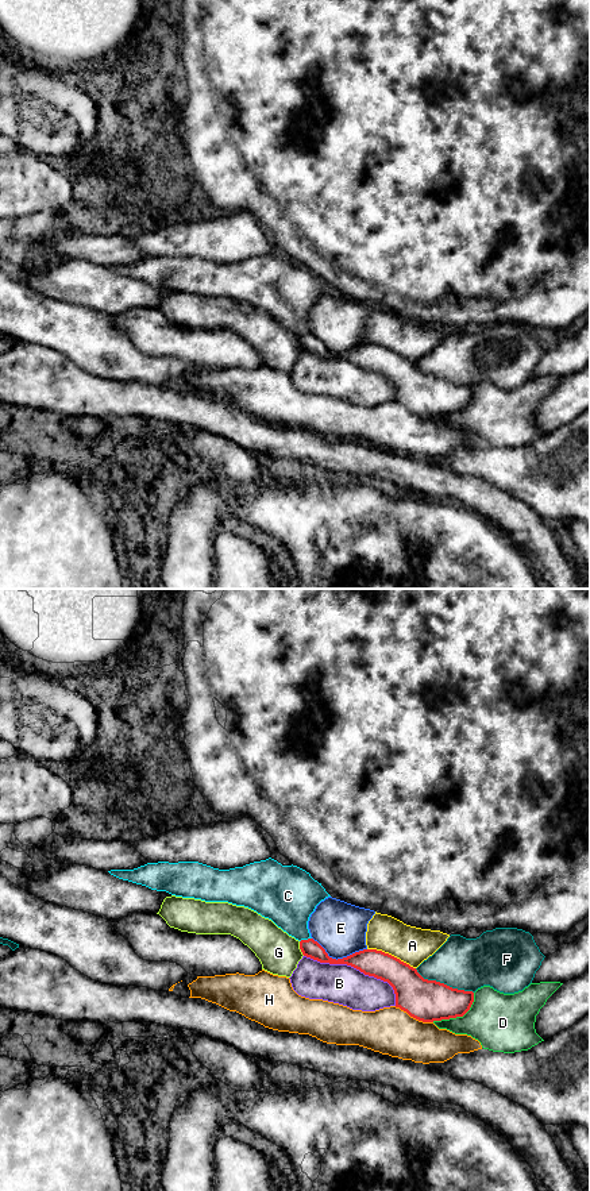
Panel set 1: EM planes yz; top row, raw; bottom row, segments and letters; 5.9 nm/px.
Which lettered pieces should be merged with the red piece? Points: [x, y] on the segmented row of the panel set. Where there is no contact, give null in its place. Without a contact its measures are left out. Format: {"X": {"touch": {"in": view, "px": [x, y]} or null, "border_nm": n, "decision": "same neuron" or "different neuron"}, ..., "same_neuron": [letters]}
{"A": {"touch": {"in": "yz", "px": [390, 955]}, "border_nm": 320, "decision": "different neuron"}, "B": {"touch": {"in": "yz", "px": [357, 968]}, "border_nm": 650, "decision": "different neuron"}, "C": {"touch": {"in": "yz", "px": [305, 940]}, "border_nm": 80, "decision": "different neuron"}, "D": {"touch": {"in": "yz", "px": [458, 1016]}, "border_nm": 300, "decision": "different neuron"}, "E": {"touch": {"in": "yz", "px": [339, 959]}, "border_nm": 340, "decision": "different neuron"}, "F": {"touch": {"in": "yz", "px": [443, 983]}, "border_nm": 380, "decision": "different neuron"}, "G": {"touch": {"in": "yz", "px": [300, 948]}, "border_nm": 90, "decision": "different neuron"}, "H": {"touch": {"in": "yz", "px": [413, 1017]}, "border_nm": 260, "decision": "different neuron"}, "same_neuron": []}

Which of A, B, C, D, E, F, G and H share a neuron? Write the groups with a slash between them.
A / B / C / D / E / F / G / H

